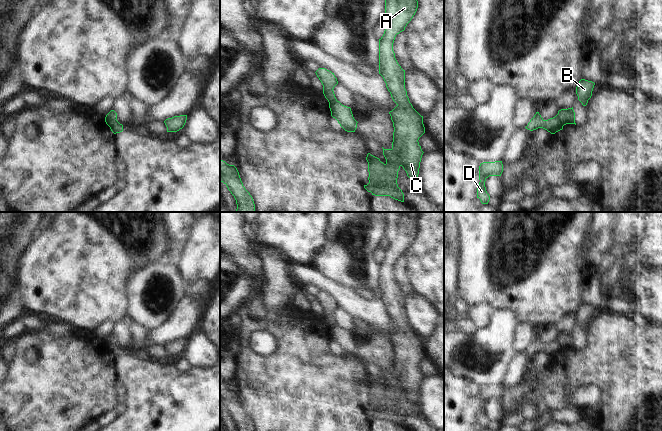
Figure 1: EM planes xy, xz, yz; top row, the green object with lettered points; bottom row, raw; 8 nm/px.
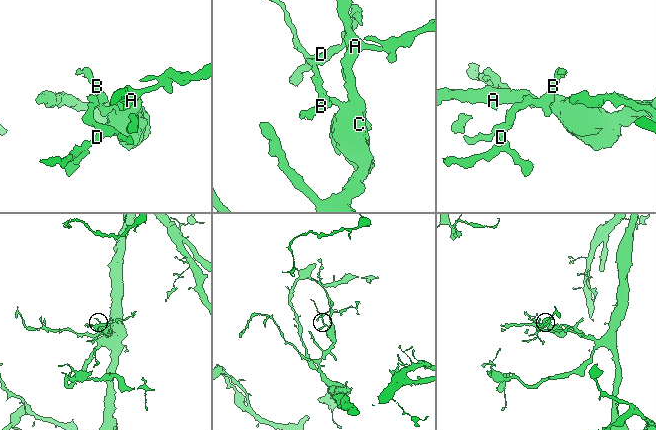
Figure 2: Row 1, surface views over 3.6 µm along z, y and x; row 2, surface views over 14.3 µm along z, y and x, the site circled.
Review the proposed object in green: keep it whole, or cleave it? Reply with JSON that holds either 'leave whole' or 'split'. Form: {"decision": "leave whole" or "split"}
{"decision": "split"}

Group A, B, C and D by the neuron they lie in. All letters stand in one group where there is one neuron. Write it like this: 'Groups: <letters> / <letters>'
Groups: A C D / B.

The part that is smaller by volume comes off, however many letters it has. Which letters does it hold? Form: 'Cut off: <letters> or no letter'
Cut off: B

